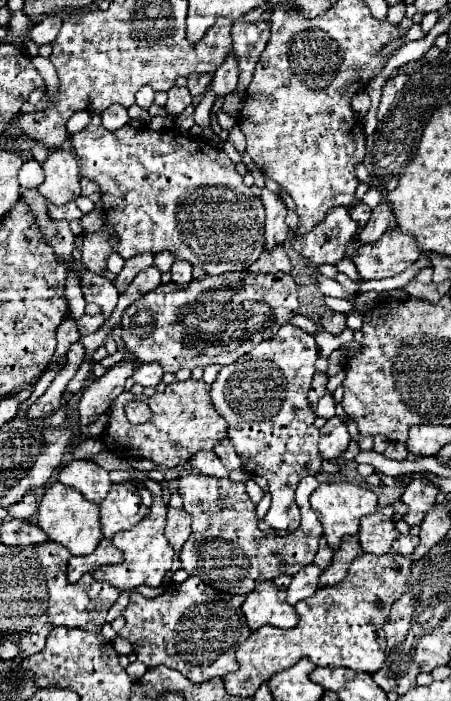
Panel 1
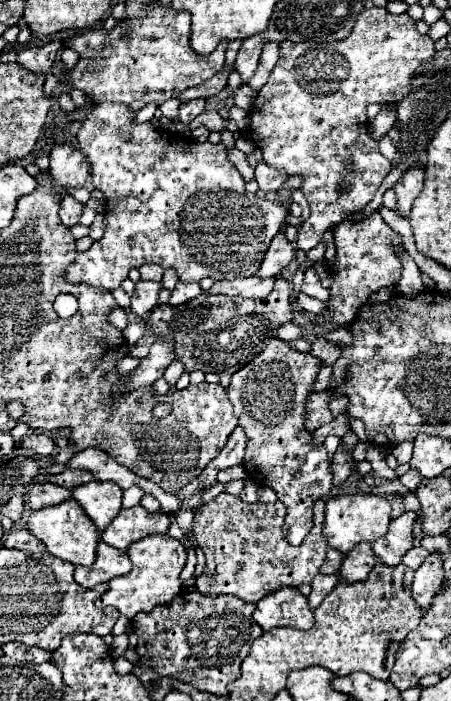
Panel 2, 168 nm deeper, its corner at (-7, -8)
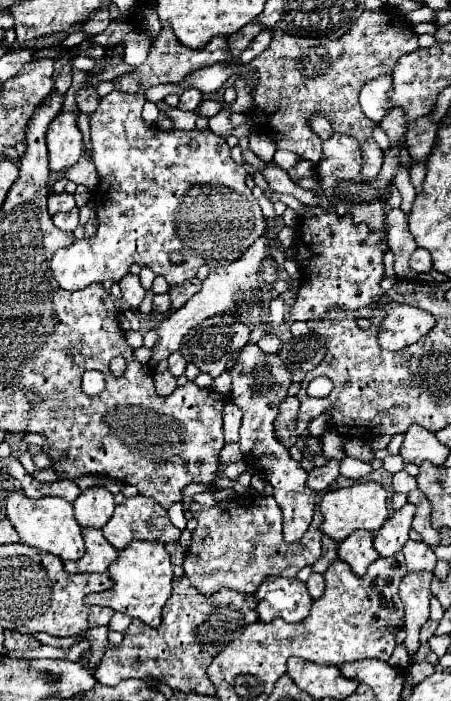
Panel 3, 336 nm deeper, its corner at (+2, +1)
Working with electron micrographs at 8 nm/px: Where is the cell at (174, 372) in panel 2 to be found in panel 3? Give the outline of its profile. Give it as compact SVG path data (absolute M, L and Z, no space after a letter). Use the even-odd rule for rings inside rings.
M178 351L168 357L168 371L170 371L174 377L182 375L182 373L184 373L184 367L186 367L186 361L182 359L182 355L180 355Z

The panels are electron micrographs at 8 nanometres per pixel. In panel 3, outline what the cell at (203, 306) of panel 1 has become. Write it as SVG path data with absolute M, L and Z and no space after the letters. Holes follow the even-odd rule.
M218 313L214 317L204 319L194 329L190 329L190 333L182 341L180 353L186 361L194 363L200 371L218 377L220 373L226 371L226 365L234 359L234 353L240 351L248 343L248 339L250 339L250 327L246 323L240 323L232 313Z

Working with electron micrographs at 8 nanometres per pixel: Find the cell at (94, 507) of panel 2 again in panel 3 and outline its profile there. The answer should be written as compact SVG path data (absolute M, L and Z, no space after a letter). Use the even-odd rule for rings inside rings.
M106 487L82 489L82 493L76 497L72 505L80 527L92 527L92 529L102 529L102 525L108 523L116 507L114 495Z

